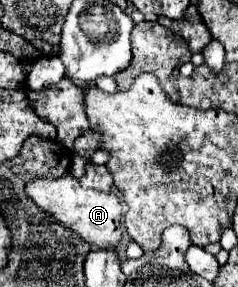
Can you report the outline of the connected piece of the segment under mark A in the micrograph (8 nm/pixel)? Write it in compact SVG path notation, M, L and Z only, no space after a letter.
M67 173L59 179L35 179L27 183L27 195L49 215L53 215L59 223L79 233L87 243L99 249L115 249L121 243L125 227L121 223L121 201L109 191L83 189L79 181Z

